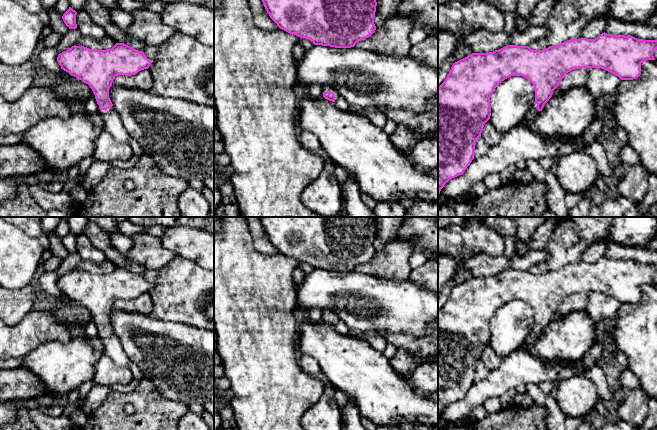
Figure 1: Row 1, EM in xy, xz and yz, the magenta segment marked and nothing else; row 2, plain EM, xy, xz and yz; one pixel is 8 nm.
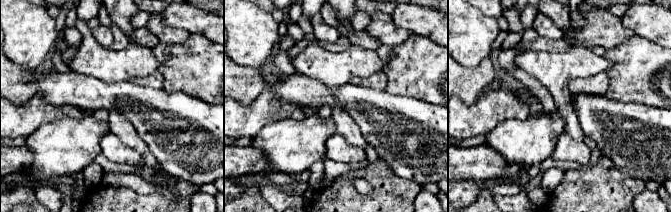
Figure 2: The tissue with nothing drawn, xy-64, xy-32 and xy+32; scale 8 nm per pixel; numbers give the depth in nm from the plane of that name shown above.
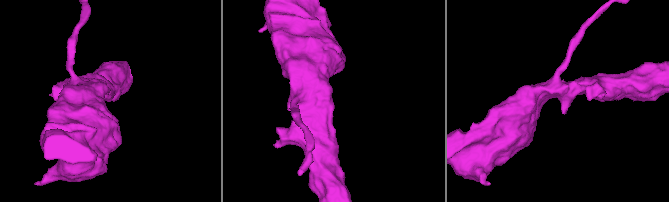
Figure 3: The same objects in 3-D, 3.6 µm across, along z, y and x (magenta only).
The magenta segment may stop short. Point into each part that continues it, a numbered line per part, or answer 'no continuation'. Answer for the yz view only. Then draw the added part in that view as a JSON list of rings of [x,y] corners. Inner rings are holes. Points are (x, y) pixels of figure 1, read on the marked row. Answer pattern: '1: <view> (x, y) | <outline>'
1: yz (531, 115) | [[[534,102],[529,111],[526,113],[526,124],[524,128],[530,129],[533,125],[534,120],[539,115],[540,111],[537,110],[537,104]]]

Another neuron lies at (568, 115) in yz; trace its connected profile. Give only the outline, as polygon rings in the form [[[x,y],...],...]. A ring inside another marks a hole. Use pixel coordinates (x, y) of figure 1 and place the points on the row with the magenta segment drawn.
[[[587,87],[552,96],[534,120],[531,131],[545,137],[577,138],[596,118],[596,102]]]

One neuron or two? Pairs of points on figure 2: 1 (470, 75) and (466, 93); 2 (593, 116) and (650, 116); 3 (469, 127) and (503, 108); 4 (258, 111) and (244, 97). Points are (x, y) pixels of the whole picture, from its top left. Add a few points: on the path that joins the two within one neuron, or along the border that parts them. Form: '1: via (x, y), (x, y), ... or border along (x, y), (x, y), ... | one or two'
1: via (470, 79), (467, 89) | one
2: via (607, 116), (636, 116) | one
3: via (477, 119), (495, 108) | one
4: border along (265, 89), (248, 103), (238, 103), (234, 100) | two

